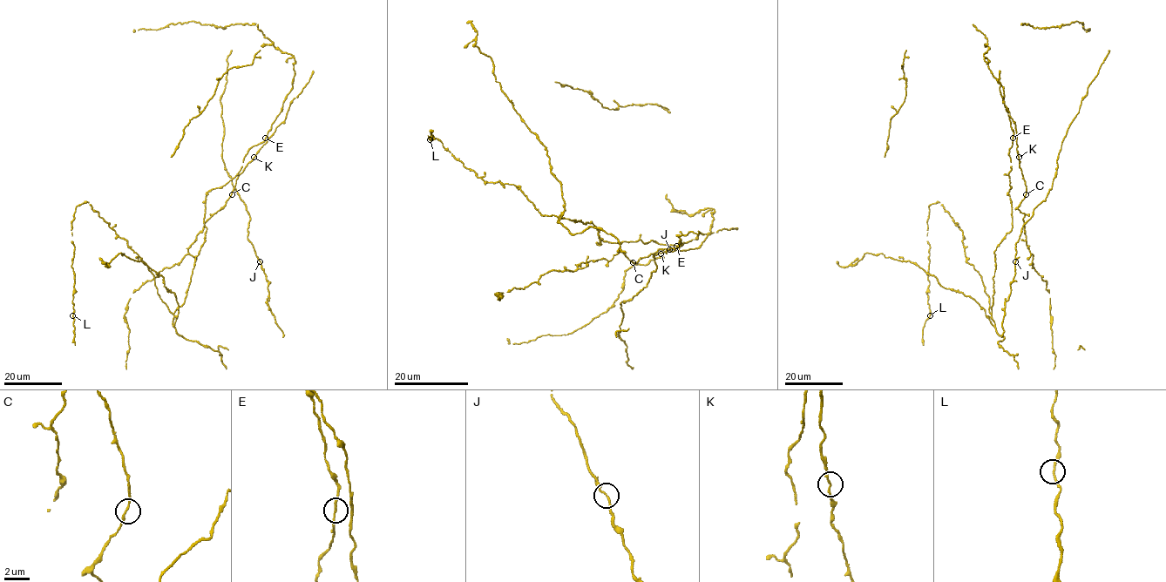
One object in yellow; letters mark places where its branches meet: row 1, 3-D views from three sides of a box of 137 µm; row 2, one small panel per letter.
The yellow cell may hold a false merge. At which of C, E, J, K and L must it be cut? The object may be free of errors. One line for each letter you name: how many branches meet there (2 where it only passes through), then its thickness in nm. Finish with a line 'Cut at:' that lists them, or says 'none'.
Cut at: none

